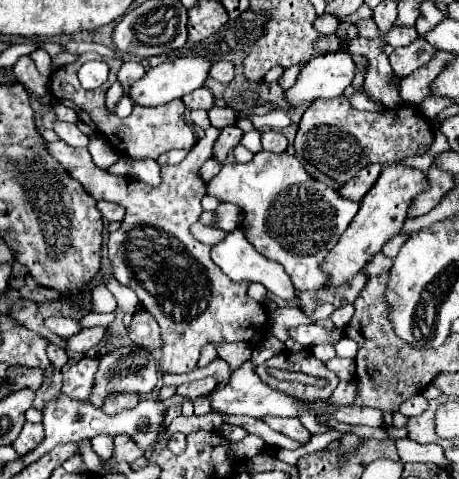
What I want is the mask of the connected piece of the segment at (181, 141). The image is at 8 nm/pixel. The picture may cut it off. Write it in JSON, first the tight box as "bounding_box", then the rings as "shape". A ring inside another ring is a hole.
{"bounding_box":[52,54,196,158],"shape":[[[84,54],[80,56],[80,60],[60,66],[54,74],[52,74],[52,94],[58,102],[62,102],[64,106],[76,110],[78,118],[82,122],[86,122],[88,126],[94,128],[96,134],[106,136],[114,146],[120,146],[120,154],[128,154],[128,156],[136,156],[136,158],[158,158],[162,152],[172,150],[172,148],[192,148],[196,142],[196,136],[192,132],[192,126],[184,120],[184,104],[182,100],[172,100],[172,104],[160,106],[160,108],[134,108],[132,116],[122,120],[116,114],[112,114],[106,104],[104,104],[104,90],[84,90],[80,88],[80,80],[78,80],[78,68],[88,62],[88,60],[104,60],[110,66],[110,78],[108,82],[114,84],[116,82],[116,72],[122,64],[120,58],[104,58],[100,54]]]}

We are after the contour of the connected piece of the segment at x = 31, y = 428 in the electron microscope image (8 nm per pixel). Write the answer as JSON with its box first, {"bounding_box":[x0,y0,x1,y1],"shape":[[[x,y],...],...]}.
{"bounding_box":[12,422,44,456],"shape":[[[26,422],[24,428],[22,428],[22,432],[20,432],[20,436],[18,436],[18,440],[16,440],[12,446],[14,446],[14,450],[16,450],[20,456],[24,456],[24,452],[36,448],[36,444],[38,444],[42,438],[44,438],[44,428],[42,428],[42,424],[30,424],[30,422]]]}

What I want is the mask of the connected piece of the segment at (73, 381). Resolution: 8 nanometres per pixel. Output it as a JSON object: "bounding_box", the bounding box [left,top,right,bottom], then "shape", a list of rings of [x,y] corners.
{"bounding_box":[62,356,98,402],"shape":[[[84,356],[80,362],[72,364],[64,372],[62,392],[72,400],[88,402],[88,398],[92,394],[96,370],[98,370],[98,360],[94,356]]]}

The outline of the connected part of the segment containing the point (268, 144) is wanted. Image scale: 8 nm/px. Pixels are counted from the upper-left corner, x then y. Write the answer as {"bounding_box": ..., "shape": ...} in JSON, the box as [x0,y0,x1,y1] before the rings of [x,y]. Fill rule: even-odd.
{"bounding_box":[262,132,288,154],"shape":[[[262,132],[262,148],[268,150],[268,152],[274,152],[274,154],[282,154],[286,152],[286,146],[288,146],[288,140],[284,134],[280,132]]]}

